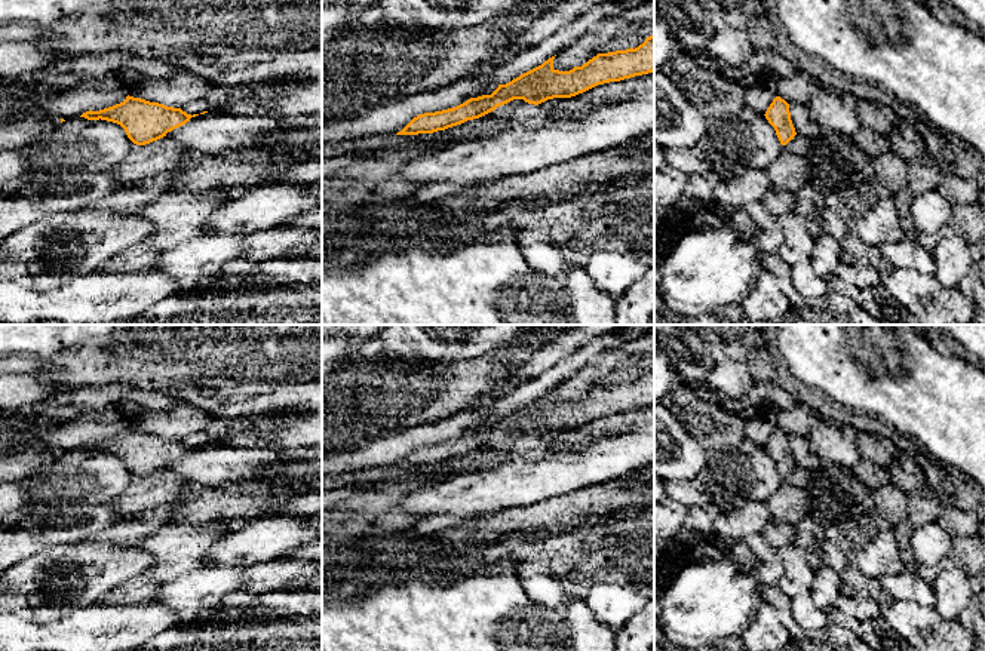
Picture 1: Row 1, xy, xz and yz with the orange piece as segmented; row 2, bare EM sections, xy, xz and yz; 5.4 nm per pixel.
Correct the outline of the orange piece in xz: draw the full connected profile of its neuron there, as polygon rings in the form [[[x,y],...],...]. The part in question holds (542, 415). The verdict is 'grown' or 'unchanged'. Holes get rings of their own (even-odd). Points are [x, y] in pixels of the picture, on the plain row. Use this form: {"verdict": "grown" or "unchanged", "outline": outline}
{"verdict": "unchanged", "outline": [[[654,368],[635,381],[598,386],[570,403],[555,402],[553,391],[555,389],[512,414],[498,417],[491,427],[470,430],[454,440],[418,446],[396,467],[433,466],[479,451],[513,432],[538,437],[553,430],[576,429],[598,417],[653,405]]]}

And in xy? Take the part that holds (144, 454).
{"verdict": "unchanged", "outline": [[[126,429],[126,432],[120,436],[116,436],[113,439],[99,442],[99,443],[86,443],[80,449],[85,449],[88,452],[107,452],[120,457],[128,470],[136,476],[136,477],[145,477],[153,473],[157,473],[163,469],[166,469],[168,464],[185,457],[190,454],[191,449],[196,449],[199,446],[187,446],[181,440],[166,439],[159,434],[150,434],[141,430]]]}

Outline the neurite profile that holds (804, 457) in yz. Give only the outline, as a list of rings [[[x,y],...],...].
[[[789,436],[789,445],[797,467],[813,472],[822,464],[822,460],[811,451],[807,437]]]

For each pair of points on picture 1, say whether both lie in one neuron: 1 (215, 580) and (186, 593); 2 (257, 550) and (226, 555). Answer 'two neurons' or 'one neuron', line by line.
1: one neuron
2: one neuron

